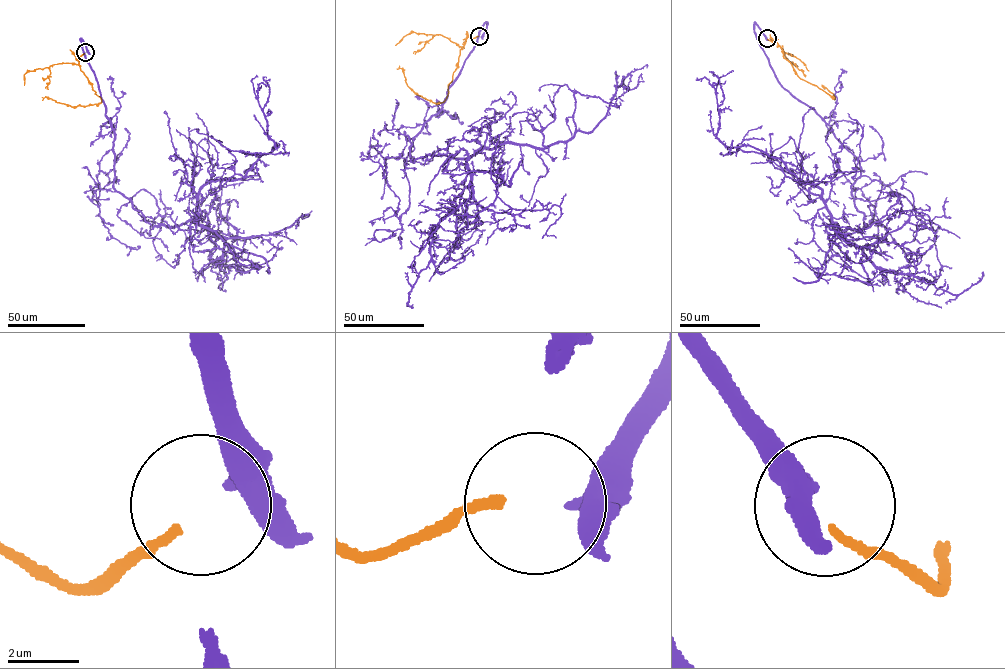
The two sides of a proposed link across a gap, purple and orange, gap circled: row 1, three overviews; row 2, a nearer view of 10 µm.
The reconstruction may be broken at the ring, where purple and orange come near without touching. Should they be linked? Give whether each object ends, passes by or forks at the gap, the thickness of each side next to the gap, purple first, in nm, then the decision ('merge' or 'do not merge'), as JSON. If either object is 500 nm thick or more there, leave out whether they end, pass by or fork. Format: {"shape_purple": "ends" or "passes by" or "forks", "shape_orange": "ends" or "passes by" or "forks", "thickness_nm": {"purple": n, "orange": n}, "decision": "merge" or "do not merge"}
{"shape_purple": "ends", "shape_orange": "ends", "thickness_nm": {"purple": 360, "orange": 240}, "decision": "merge"}

